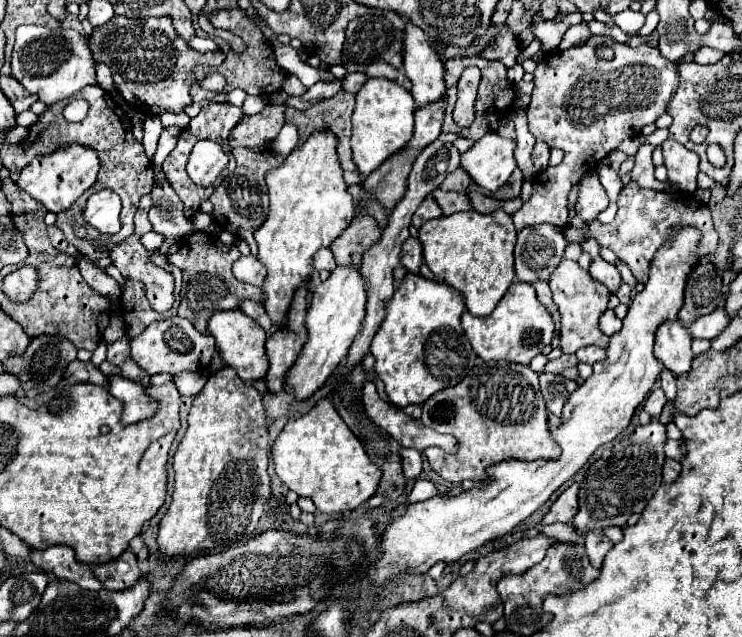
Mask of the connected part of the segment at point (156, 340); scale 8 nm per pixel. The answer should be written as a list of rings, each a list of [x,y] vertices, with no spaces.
[[[172,317],[160,323],[148,325],[138,337],[132,339],[130,357],[150,375],[154,373],[182,373],[182,371],[206,371],[210,367],[216,343],[210,335],[204,335],[192,327],[188,319]]]

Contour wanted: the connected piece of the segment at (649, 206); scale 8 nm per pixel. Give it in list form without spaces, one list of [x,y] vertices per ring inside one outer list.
[[[630,181],[618,195],[618,213],[616,219],[608,225],[584,225],[580,231],[576,227],[564,229],[566,243],[578,243],[582,245],[586,239],[596,239],[600,247],[612,249],[622,263],[626,263],[632,271],[632,275],[638,279],[638,283],[646,283],[648,279],[648,269],[654,253],[658,247],[664,243],[664,239],[670,235],[672,225],[696,225],[702,231],[702,241],[700,241],[700,255],[710,255],[714,253],[718,245],[718,233],[712,225],[712,215],[710,209],[696,197],[684,191],[654,191],[654,189],[642,189],[636,185],[636,181]]]

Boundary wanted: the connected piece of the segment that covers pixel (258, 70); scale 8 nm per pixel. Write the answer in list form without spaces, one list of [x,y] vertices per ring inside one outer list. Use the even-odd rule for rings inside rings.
[[[222,9],[222,11],[216,11],[216,13],[210,13],[208,15],[210,23],[220,29],[232,31],[234,35],[244,39],[246,44],[246,53],[250,55],[226,55],[226,61],[216,67],[214,71],[222,73],[226,77],[226,91],[232,91],[232,89],[242,89],[246,91],[248,95],[272,95],[272,93],[278,93],[282,89],[282,83],[286,79],[286,71],[282,67],[278,67],[276,59],[274,59],[274,53],[272,53],[272,45],[270,41],[262,35],[262,31],[244,15],[242,9]]]

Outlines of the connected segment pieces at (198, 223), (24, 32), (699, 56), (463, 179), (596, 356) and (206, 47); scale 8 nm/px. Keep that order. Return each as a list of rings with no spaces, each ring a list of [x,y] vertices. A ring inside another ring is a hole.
[[[200,210],[194,215],[194,217],[190,219],[190,221],[193,224],[195,230],[204,231],[211,225],[213,218],[210,214],[207,214]]]
[[[24,25],[24,27],[16,29],[16,43],[14,43],[14,51],[12,51],[12,77],[18,79],[30,93],[38,95],[40,101],[44,101],[46,105],[54,105],[60,99],[68,99],[82,87],[94,85],[96,83],[94,71],[96,71],[96,61],[92,59],[88,41],[78,31],[74,31],[74,29],[52,31],[52,29],[40,27],[40,25]]]
[[[702,47],[702,49],[698,49],[694,61],[700,63],[700,65],[712,65],[712,63],[720,61],[724,55],[726,55],[726,53],[722,53],[722,51],[714,51],[714,49],[710,49],[710,47]]]
[[[456,169],[454,173],[450,173],[446,177],[446,181],[440,185],[440,189],[444,189],[444,191],[460,191],[460,189],[464,189],[468,185],[468,181],[470,179],[466,177],[466,173],[462,169]]]
[[[584,347],[584,349],[580,349],[578,353],[576,353],[576,357],[580,359],[580,361],[584,361],[584,363],[588,363],[588,365],[594,365],[594,363],[598,363],[600,359],[606,359],[606,351],[604,349],[600,349],[600,347]]]
[[[190,37],[188,39],[188,45],[192,47],[192,49],[198,49],[198,51],[218,51],[218,47],[216,47],[216,43],[210,39],[210,37]]]

